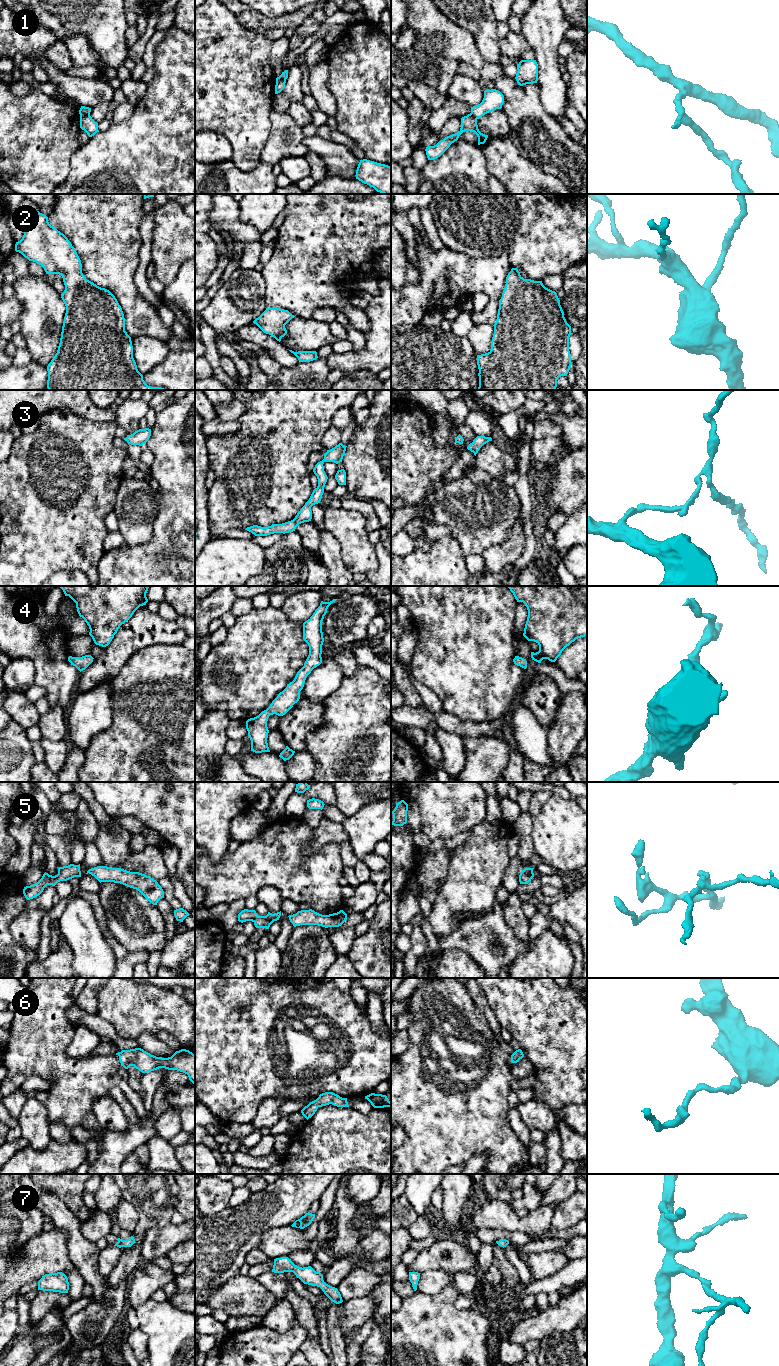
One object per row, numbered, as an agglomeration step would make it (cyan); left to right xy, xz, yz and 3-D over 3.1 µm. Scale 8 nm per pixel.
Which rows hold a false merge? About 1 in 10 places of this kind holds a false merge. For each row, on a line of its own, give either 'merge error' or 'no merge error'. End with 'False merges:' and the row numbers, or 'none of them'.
1: merge error
2: no merge error
3: no merge error
4: no merge error
5: no merge error
6: no merge error
7: no merge error
False merges: 1

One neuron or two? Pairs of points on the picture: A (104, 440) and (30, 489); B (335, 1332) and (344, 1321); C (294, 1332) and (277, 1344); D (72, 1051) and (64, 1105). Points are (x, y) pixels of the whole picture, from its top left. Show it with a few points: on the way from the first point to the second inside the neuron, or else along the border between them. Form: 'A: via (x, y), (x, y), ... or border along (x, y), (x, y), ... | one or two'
A: via (86, 454), (54, 485), (48, 485) | one
B: border along (341, 1304), (342, 1311), (338, 1327), (343, 1333) | two
C: via (290, 1336), (281, 1344) | one
D: border along (75, 1033), (67, 1054), (88, 1056) | two

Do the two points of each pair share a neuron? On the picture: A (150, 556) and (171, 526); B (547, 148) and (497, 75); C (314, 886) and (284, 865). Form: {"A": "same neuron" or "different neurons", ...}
{"A": "same neuron", "B": "same neuron", "C": "same neuron"}

